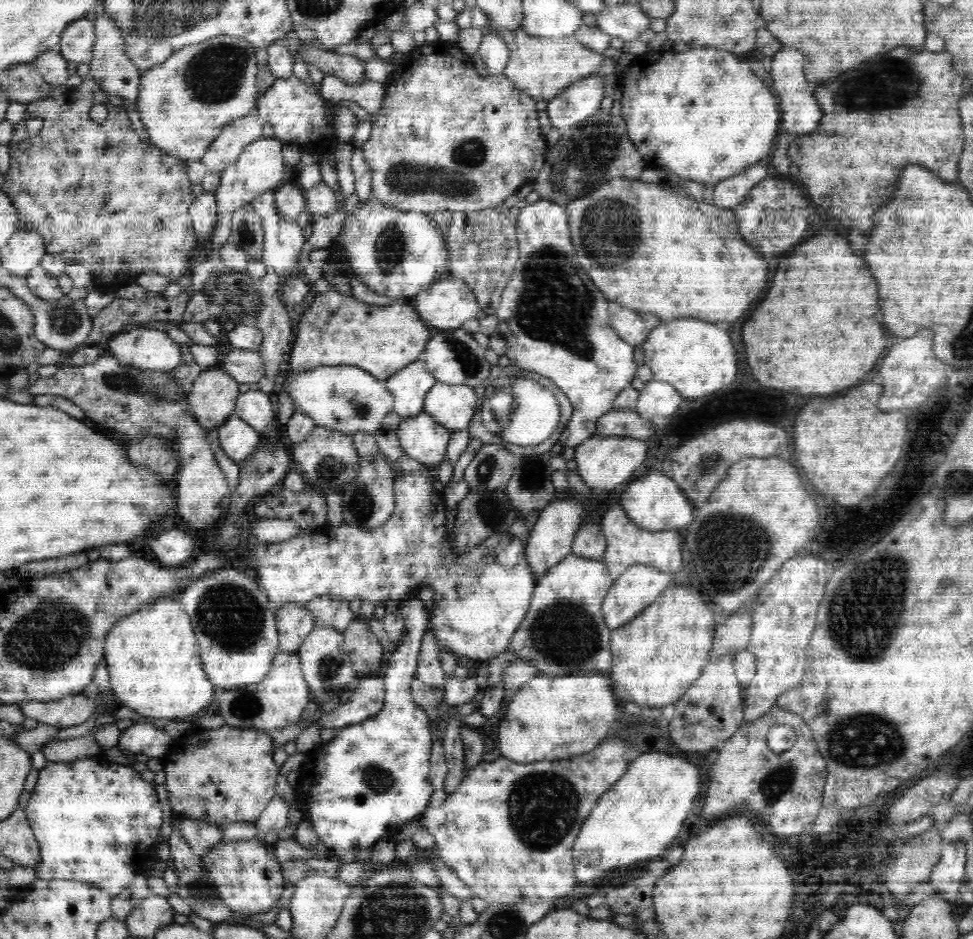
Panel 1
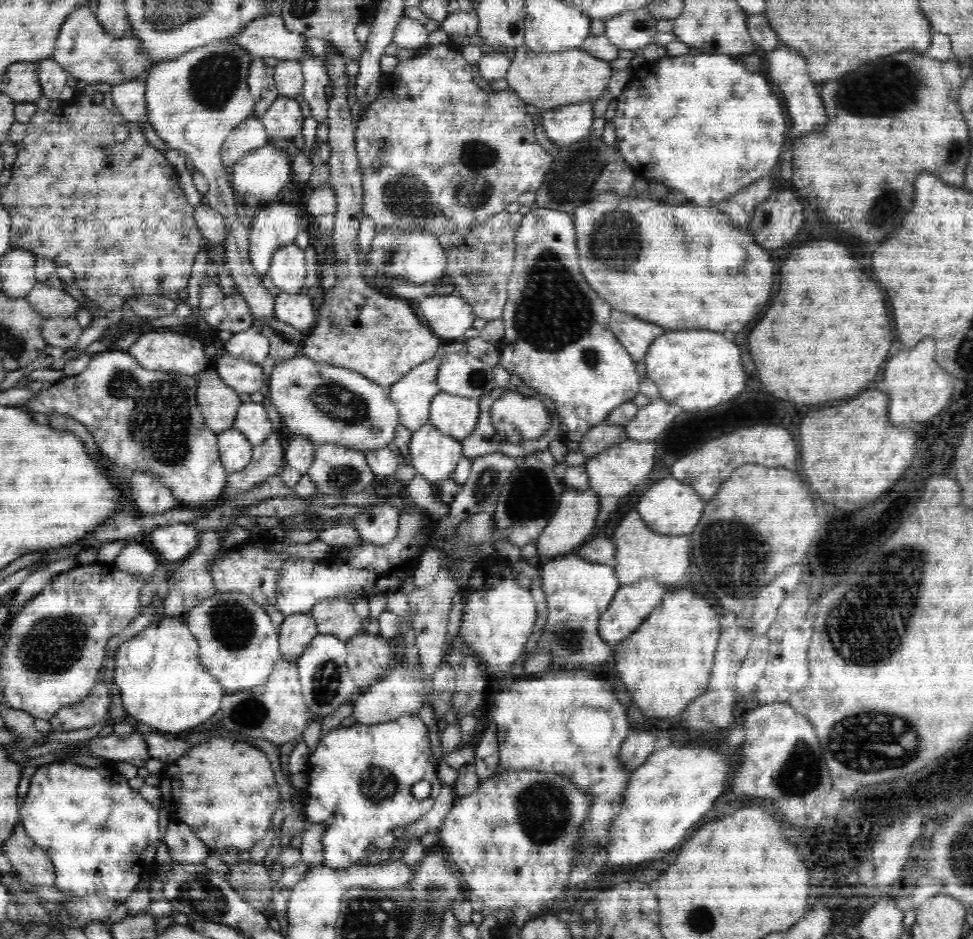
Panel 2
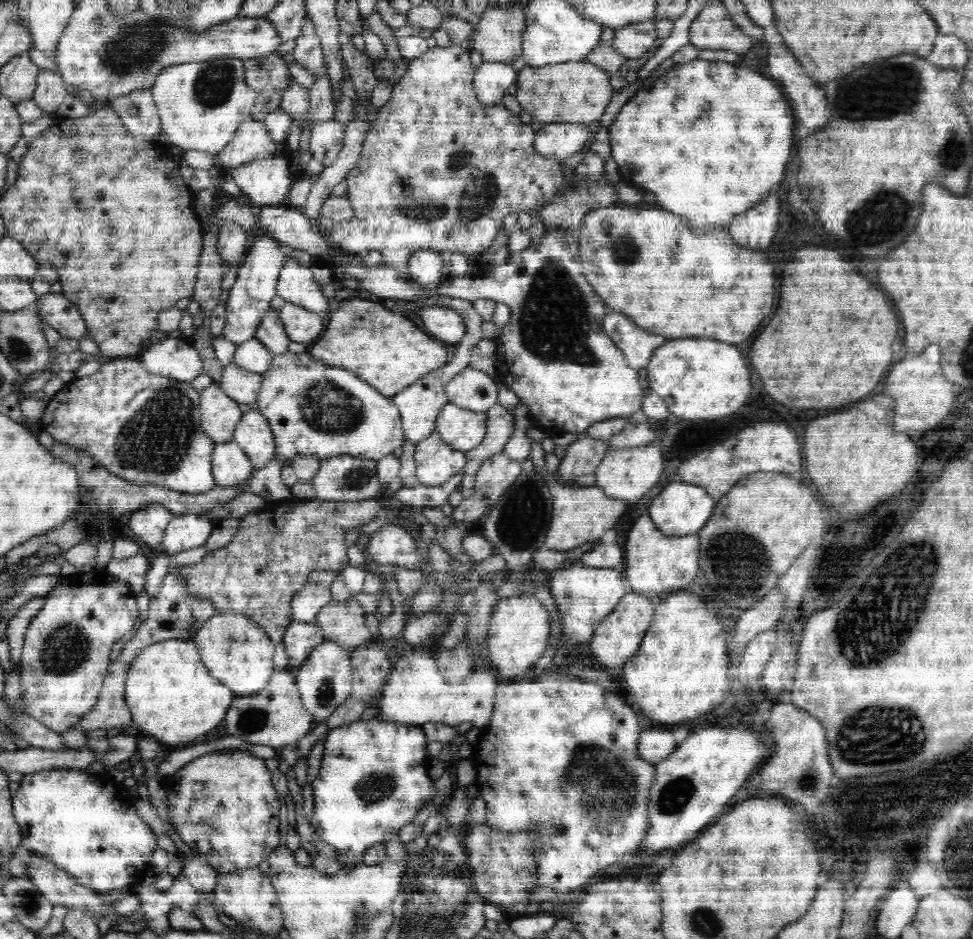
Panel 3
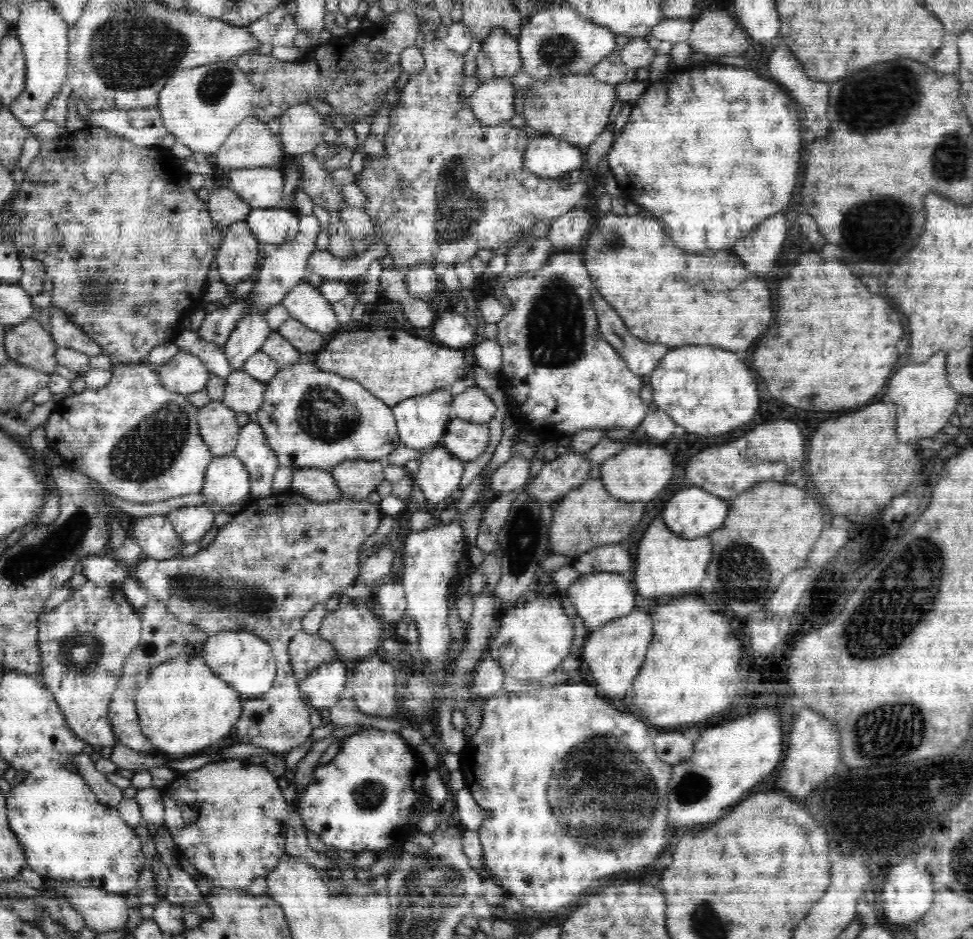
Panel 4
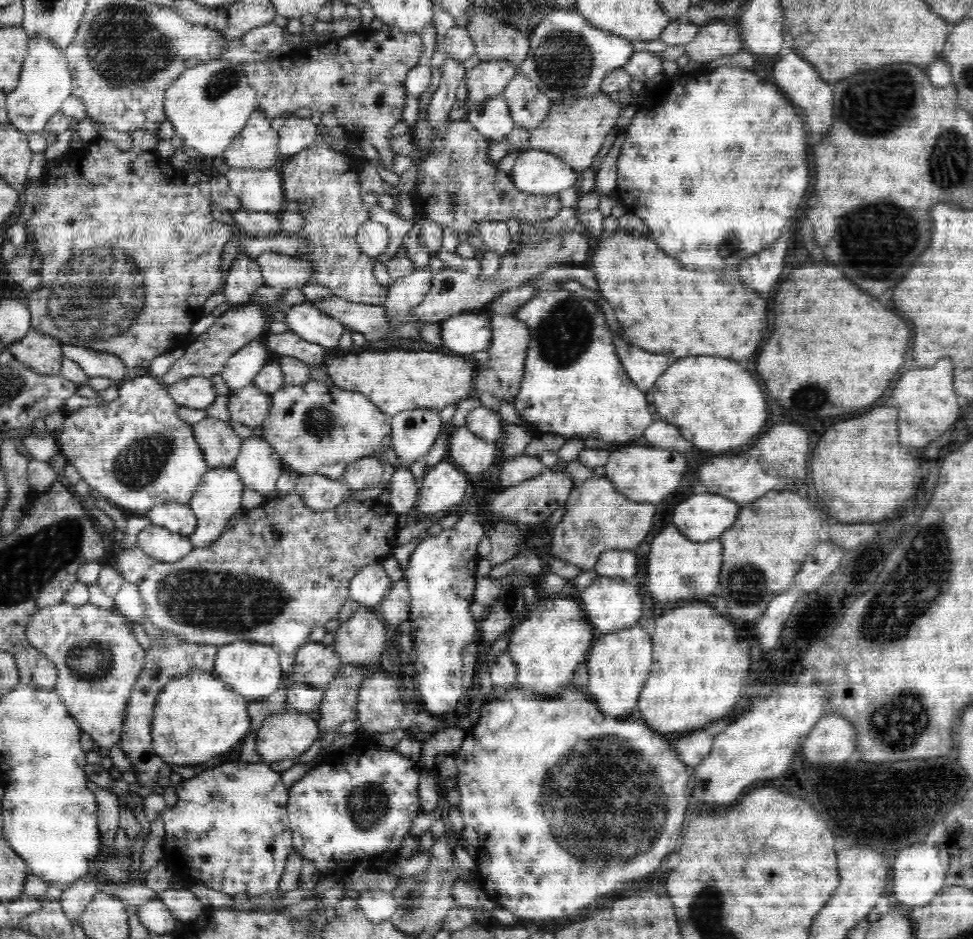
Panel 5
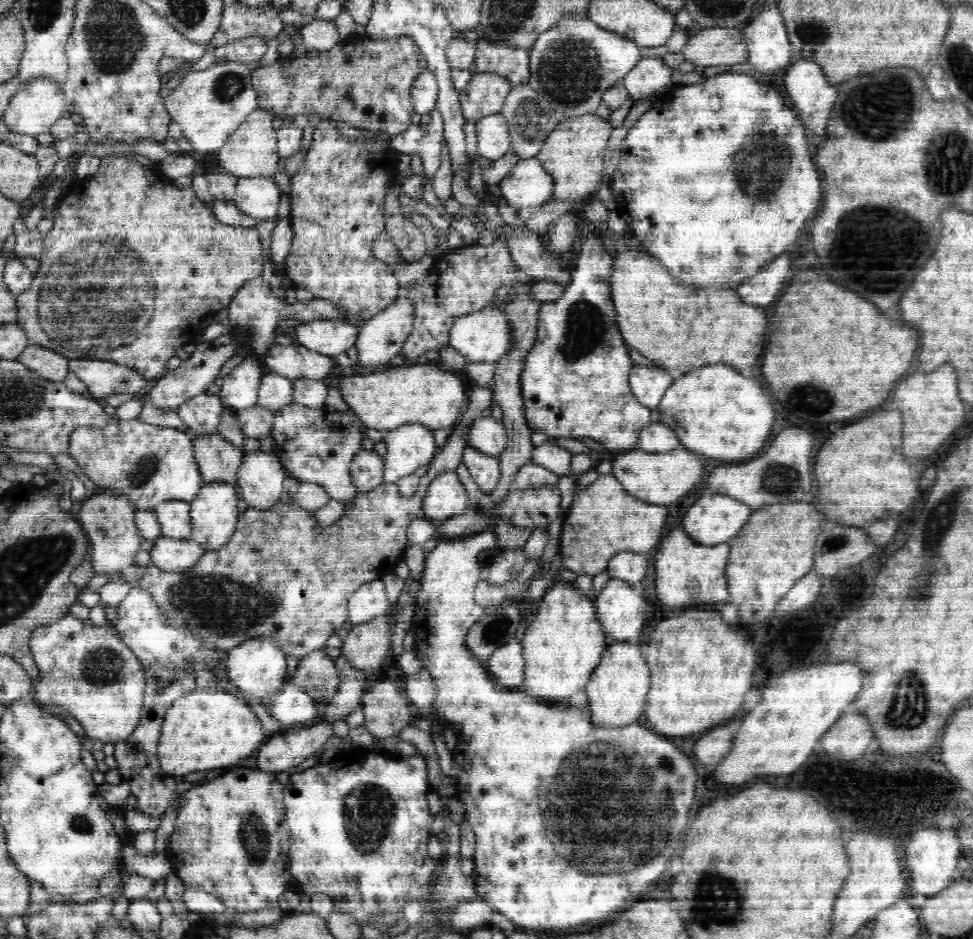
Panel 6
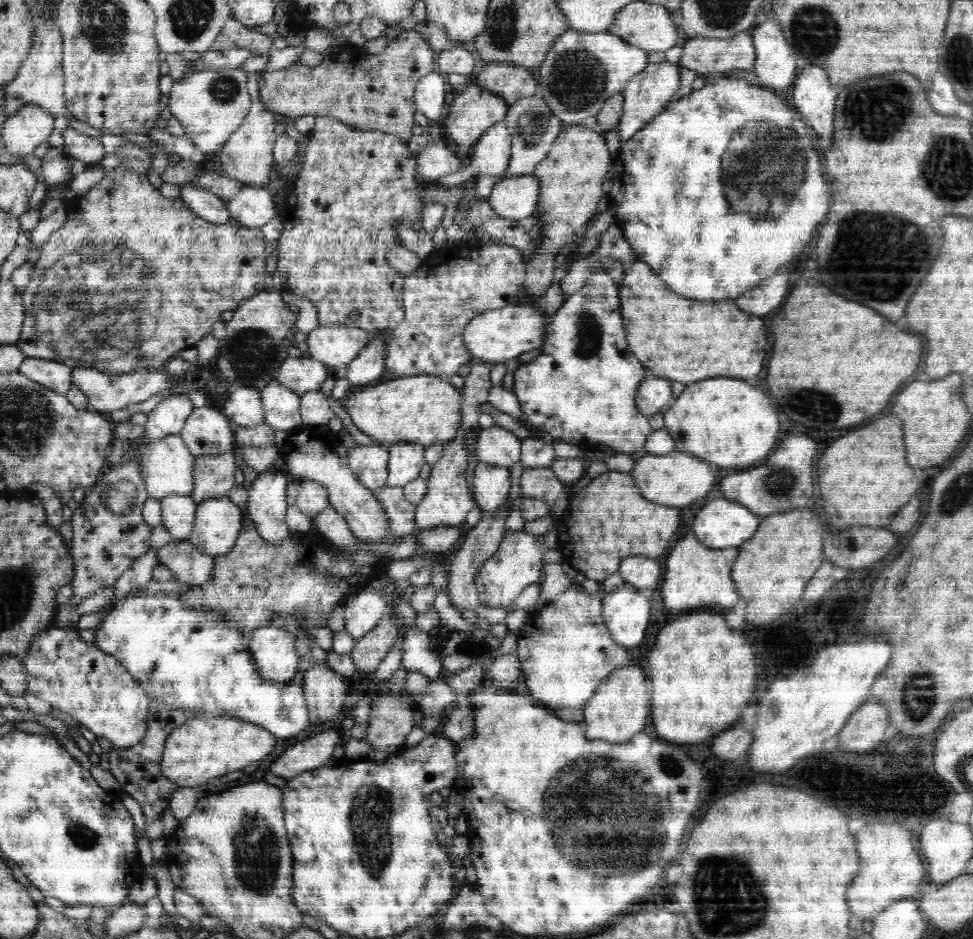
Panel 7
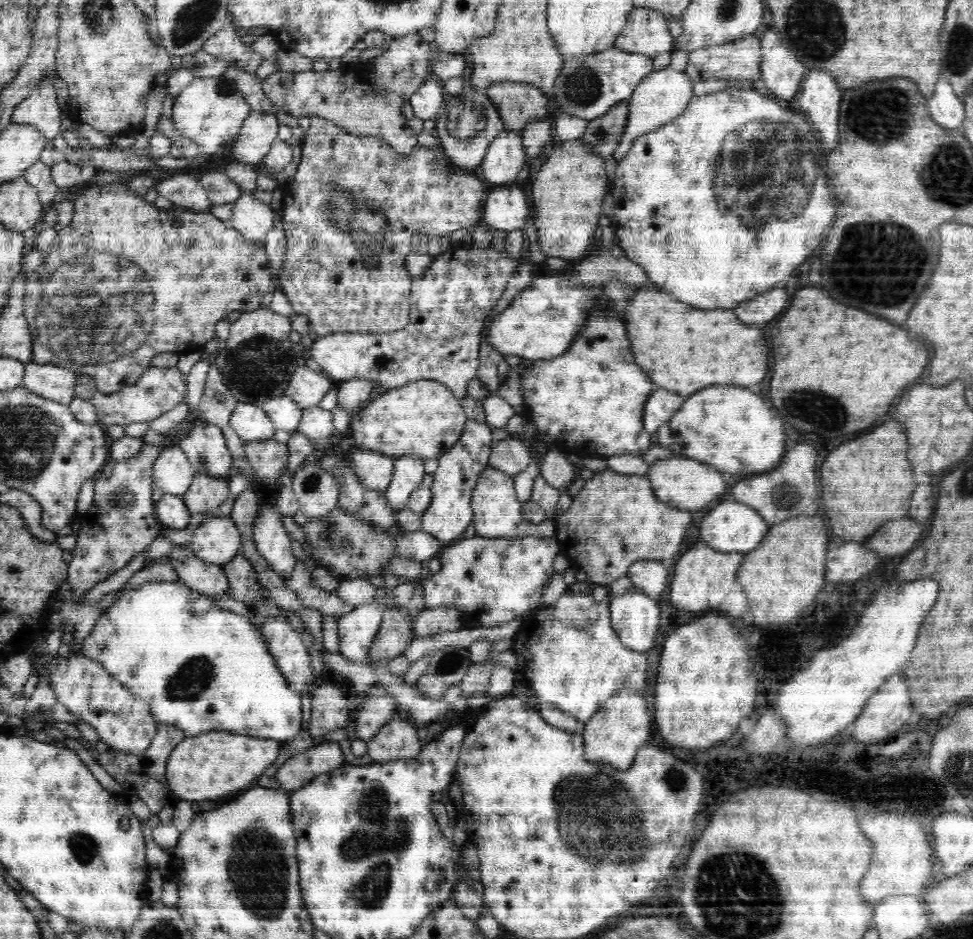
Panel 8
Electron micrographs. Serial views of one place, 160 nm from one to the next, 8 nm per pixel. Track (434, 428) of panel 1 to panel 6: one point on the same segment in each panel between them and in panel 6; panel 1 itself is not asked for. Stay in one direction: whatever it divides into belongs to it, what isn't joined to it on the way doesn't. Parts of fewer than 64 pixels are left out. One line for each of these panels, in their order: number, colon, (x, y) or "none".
2: (434, 455)
3: (437, 462)
4: (439, 476)
5: (443, 486)
6: (446, 497)

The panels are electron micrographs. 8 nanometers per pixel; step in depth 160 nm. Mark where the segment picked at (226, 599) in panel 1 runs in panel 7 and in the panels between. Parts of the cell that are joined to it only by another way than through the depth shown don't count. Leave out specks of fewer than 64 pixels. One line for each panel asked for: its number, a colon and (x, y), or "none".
2: (237, 642)
3: (233, 648)
4: (239, 656)
5: (252, 669)
6: (257, 667)
7: (275, 655)

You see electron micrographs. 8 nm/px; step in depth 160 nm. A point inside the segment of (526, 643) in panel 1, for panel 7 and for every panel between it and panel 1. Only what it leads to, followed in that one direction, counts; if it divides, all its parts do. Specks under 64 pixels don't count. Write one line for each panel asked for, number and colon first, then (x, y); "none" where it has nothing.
2: (578, 591)
3: (584, 596)
4: (598, 598)
5: (611, 604)
6: (621, 609)
7: (626, 613)

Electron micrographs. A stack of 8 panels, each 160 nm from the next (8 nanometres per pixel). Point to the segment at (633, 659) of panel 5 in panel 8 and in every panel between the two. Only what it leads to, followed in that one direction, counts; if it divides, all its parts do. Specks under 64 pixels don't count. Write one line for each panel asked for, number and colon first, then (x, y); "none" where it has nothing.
6: (617, 693)
7: (619, 709)
8: (614, 734)

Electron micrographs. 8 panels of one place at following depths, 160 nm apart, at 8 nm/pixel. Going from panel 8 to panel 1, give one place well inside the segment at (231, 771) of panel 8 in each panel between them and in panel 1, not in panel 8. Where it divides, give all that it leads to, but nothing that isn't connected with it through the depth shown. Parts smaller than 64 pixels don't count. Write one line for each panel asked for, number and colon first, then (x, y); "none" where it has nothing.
1: (152, 654)
2: (162, 684)
3: (171, 697)
4: (183, 707)
5: (196, 716)
6: (207, 728)
7: (205, 747)

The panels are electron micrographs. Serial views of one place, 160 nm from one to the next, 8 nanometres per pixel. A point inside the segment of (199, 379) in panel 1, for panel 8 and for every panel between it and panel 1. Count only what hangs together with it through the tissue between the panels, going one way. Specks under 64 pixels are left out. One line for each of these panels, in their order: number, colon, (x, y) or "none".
2: (219, 404)
3: (220, 414)
4: (217, 423)
5: (221, 446)
6: (219, 461)
7: (214, 476)
8: (206, 493)

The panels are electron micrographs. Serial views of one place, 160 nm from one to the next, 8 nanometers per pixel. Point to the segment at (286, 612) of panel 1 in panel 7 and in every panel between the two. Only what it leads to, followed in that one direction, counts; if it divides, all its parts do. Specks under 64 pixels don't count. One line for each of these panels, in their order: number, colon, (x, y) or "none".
2: (297, 630)
3: (300, 638)
4: (307, 651)
5: (317, 664)
6: (317, 673)
7: (324, 690)

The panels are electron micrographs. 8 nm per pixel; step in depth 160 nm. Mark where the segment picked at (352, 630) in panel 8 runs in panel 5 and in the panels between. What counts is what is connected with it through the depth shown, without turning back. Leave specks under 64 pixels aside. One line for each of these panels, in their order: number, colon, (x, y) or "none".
5: (371, 585)
6: (368, 601)
7: (363, 611)

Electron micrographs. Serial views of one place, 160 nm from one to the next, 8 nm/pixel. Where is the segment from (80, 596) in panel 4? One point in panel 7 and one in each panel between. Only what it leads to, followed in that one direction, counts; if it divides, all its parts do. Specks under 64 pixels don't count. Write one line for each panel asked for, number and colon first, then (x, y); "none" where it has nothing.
5: (98, 660)
6: (88, 670)
7: (76, 677)

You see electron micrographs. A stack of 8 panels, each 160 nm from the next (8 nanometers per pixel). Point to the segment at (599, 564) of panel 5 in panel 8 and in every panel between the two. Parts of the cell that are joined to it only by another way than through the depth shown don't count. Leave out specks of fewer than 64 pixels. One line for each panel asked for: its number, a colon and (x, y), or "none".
6: (632, 567)
7: (640, 571)
8: (651, 577)

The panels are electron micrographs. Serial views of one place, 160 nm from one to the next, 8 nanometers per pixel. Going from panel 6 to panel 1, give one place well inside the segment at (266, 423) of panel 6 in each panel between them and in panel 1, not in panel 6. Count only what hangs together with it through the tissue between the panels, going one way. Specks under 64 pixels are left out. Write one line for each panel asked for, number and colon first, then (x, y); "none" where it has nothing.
1: (245, 366)
2: (244, 377)
3: (243, 386)
4: (243, 394)
5: (250, 406)

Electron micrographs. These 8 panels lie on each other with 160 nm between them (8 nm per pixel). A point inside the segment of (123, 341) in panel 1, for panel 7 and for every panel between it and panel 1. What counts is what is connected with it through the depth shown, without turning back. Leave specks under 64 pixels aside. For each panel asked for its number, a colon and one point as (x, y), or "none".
2: (164, 349)
3: (174, 357)
4: (185, 373)
5: (195, 392)
6: (202, 414)
7: (207, 432)

